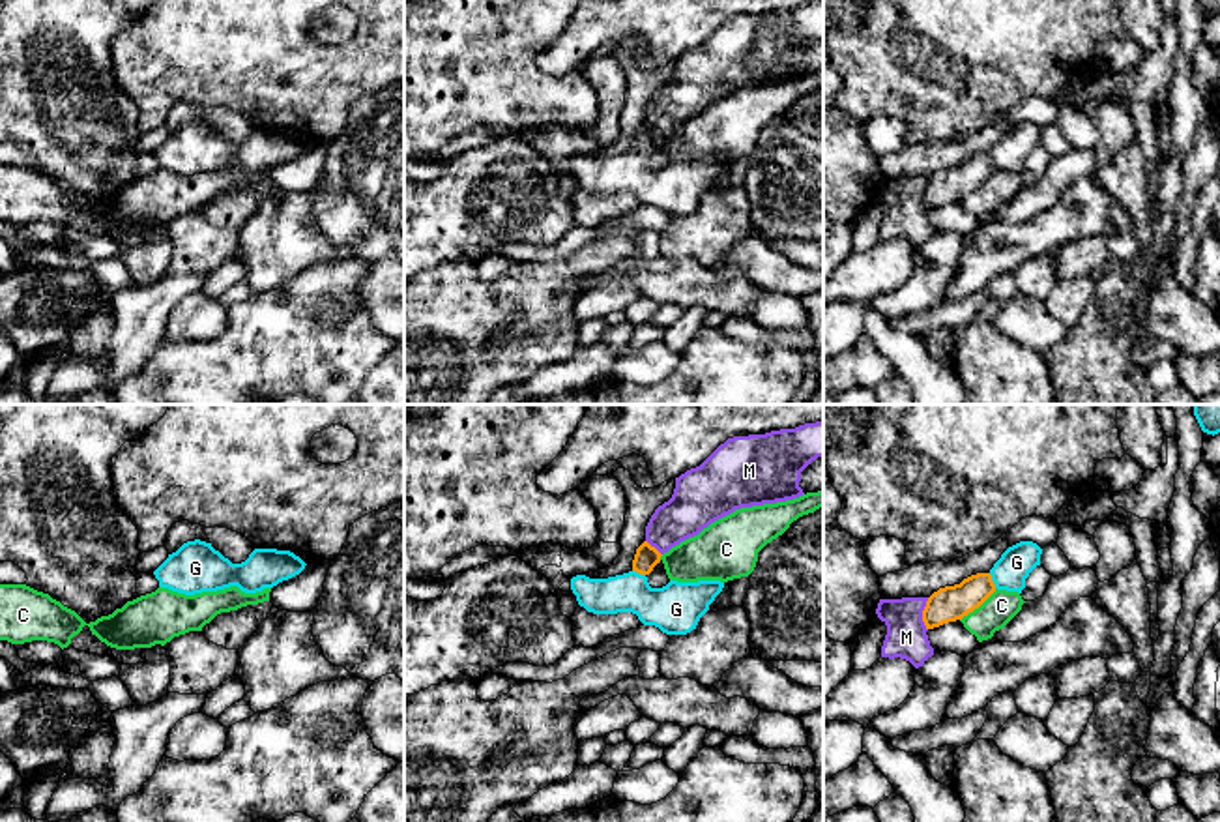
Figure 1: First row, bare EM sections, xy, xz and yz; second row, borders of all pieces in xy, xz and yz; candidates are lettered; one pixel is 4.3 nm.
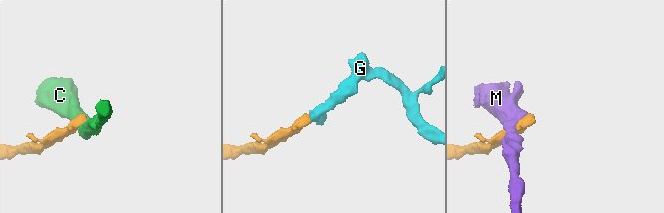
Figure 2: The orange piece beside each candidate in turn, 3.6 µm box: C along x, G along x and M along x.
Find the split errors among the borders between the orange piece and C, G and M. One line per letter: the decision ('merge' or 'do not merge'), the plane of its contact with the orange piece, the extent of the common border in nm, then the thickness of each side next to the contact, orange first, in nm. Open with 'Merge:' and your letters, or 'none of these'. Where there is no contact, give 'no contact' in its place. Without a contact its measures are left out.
Merge: G
C: do not merge | yz | 220 nm | 150/140 nm
G: merge | yz | 70 nm | 150/150 nm
M: do not merge | yz | 140 nm | 150/180 nm

